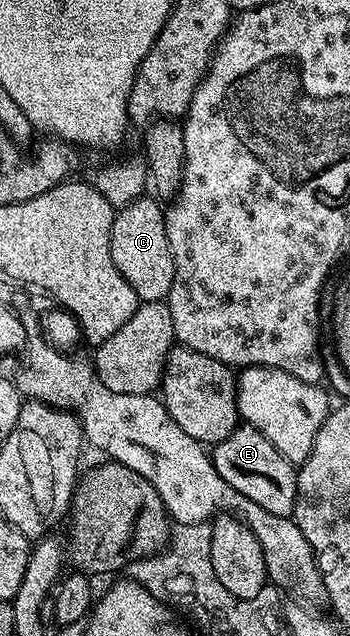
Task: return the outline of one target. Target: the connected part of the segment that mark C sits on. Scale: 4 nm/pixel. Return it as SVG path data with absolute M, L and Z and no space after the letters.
M156 196L136 197L114 212L111 223L111 263L115 263L119 275L131 283L131 291L135 291L138 302L165 301L168 298L173 276L177 272L171 247L167 243L165 209Z

